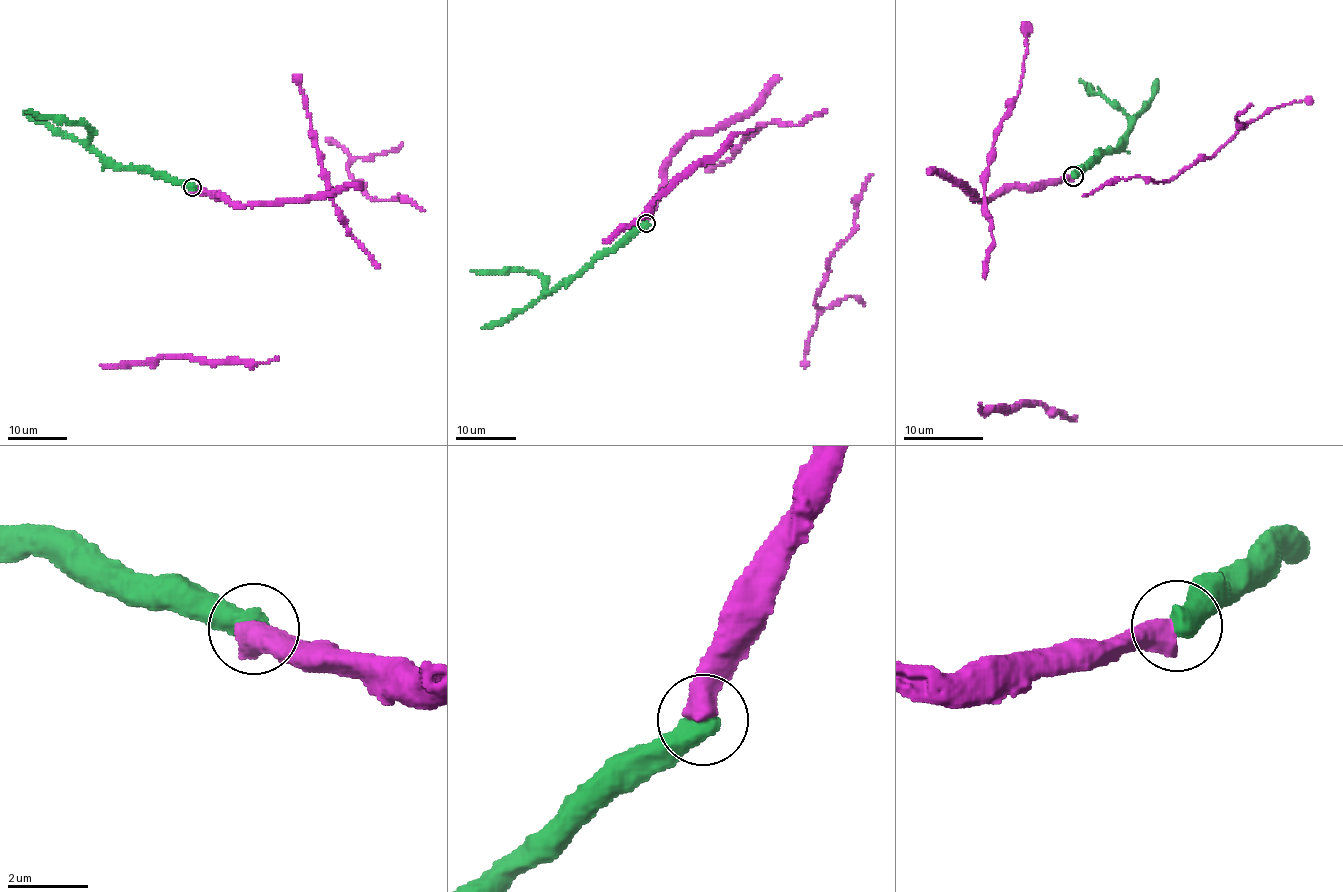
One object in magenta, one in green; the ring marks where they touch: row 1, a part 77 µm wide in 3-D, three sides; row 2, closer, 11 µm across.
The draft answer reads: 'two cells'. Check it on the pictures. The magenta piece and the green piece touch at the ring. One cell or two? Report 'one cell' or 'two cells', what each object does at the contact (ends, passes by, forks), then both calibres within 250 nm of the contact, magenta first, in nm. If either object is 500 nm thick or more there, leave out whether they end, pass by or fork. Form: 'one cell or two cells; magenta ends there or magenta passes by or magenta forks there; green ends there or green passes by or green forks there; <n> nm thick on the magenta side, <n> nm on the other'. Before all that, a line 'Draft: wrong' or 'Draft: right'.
Draft: wrong
one cell; 650 nm thick on the magenta side, 600 nm on the other

